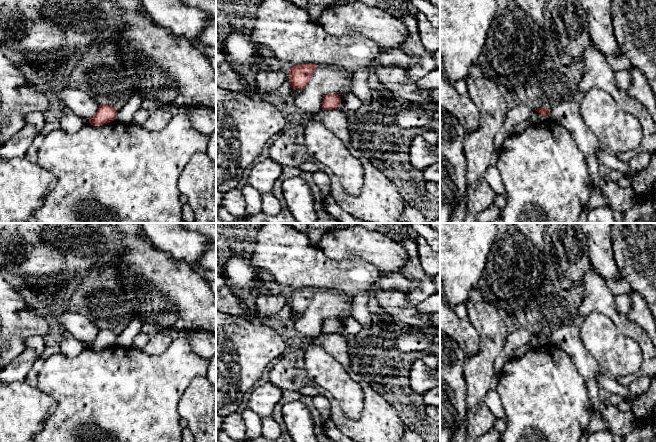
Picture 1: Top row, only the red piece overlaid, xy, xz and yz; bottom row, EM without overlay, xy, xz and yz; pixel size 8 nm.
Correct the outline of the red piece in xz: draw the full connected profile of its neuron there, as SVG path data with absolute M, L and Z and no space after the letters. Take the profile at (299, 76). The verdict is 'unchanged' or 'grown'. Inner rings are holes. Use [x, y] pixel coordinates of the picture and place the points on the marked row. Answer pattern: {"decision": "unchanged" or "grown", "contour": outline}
{"decision": "unchanged", "contour": "M301 64L291 67L289 72L289 81L291 88L303 90L311 80L318 66L315 64Z"}

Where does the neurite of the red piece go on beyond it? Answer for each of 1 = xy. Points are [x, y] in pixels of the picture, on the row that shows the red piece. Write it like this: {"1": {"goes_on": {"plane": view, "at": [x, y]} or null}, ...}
{"1": {"goes_on": null}}

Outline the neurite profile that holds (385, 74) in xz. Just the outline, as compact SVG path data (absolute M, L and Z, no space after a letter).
M379 66L374 75L394 97L428 112L440 112L440 105L431 101L430 91L421 89L412 82L403 67Z

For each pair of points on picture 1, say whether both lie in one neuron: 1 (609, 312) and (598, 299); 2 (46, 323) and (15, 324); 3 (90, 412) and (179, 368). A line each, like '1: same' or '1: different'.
1: same
2: same
3: same

